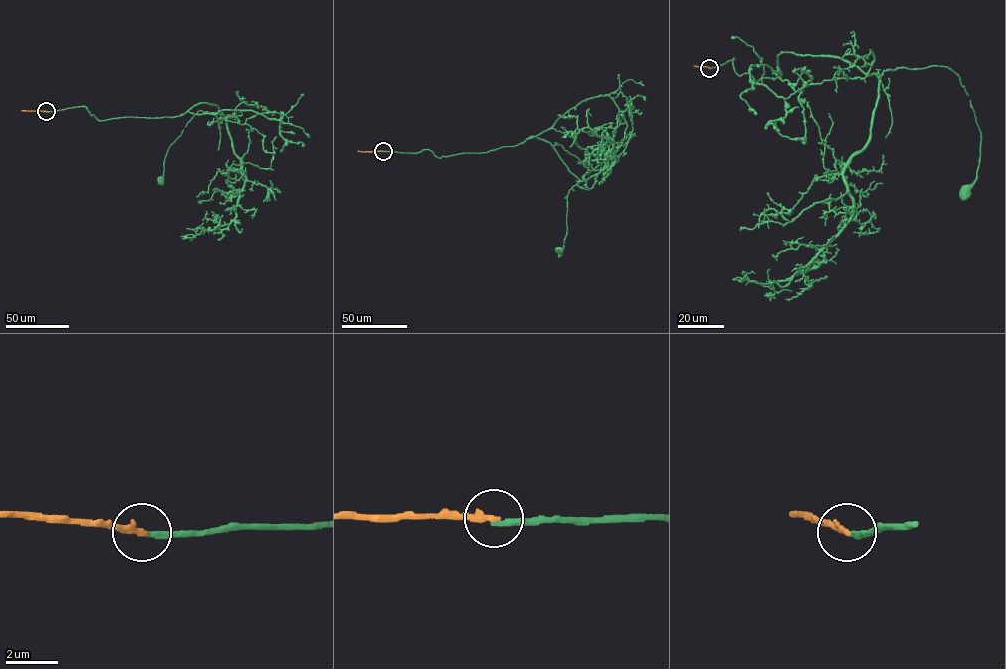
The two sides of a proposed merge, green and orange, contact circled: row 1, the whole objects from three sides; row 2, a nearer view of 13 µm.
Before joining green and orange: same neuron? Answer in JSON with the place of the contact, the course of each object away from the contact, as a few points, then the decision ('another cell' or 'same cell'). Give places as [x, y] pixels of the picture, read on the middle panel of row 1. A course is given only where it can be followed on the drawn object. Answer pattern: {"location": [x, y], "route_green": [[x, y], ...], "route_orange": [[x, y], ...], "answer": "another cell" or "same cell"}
{"location": [383, 151], "route_green": [[383, 151], [429, 149], [440, 158], [530, 136], [548, 141], [580, 181], [567, 197], [559, 250]], "route_orange": [[383, 151], [357, 151]], "answer": "same cell"}

